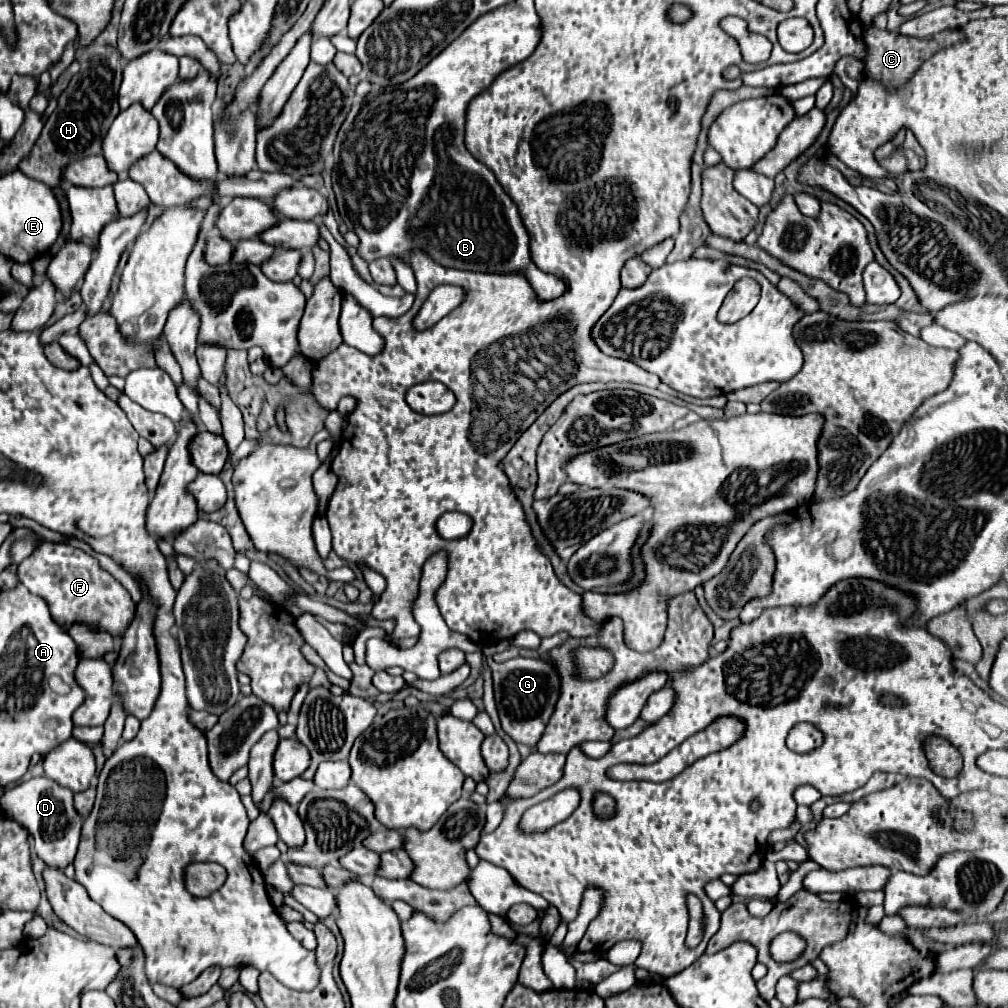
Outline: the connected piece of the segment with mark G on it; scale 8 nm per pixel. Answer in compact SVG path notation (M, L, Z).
M515 657L503 663L489 661L489 667L493 671L493 689L495 689L495 701L503 731L515 743L525 743L529 747L535 747L539 737L543 735L543 729L559 697L559 677L553 665L549 665L545 659Z

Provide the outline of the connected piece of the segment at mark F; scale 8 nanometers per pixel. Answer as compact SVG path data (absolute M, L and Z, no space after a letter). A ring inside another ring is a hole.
M43 541L35 553L19 563L17 577L31 593L47 601L51 615L63 625L85 621L99 625L99 629L109 631L113 637L119 637L119 633L125 633L129 621L133 619L135 605L129 593L107 571L103 571L91 555L69 545Z

